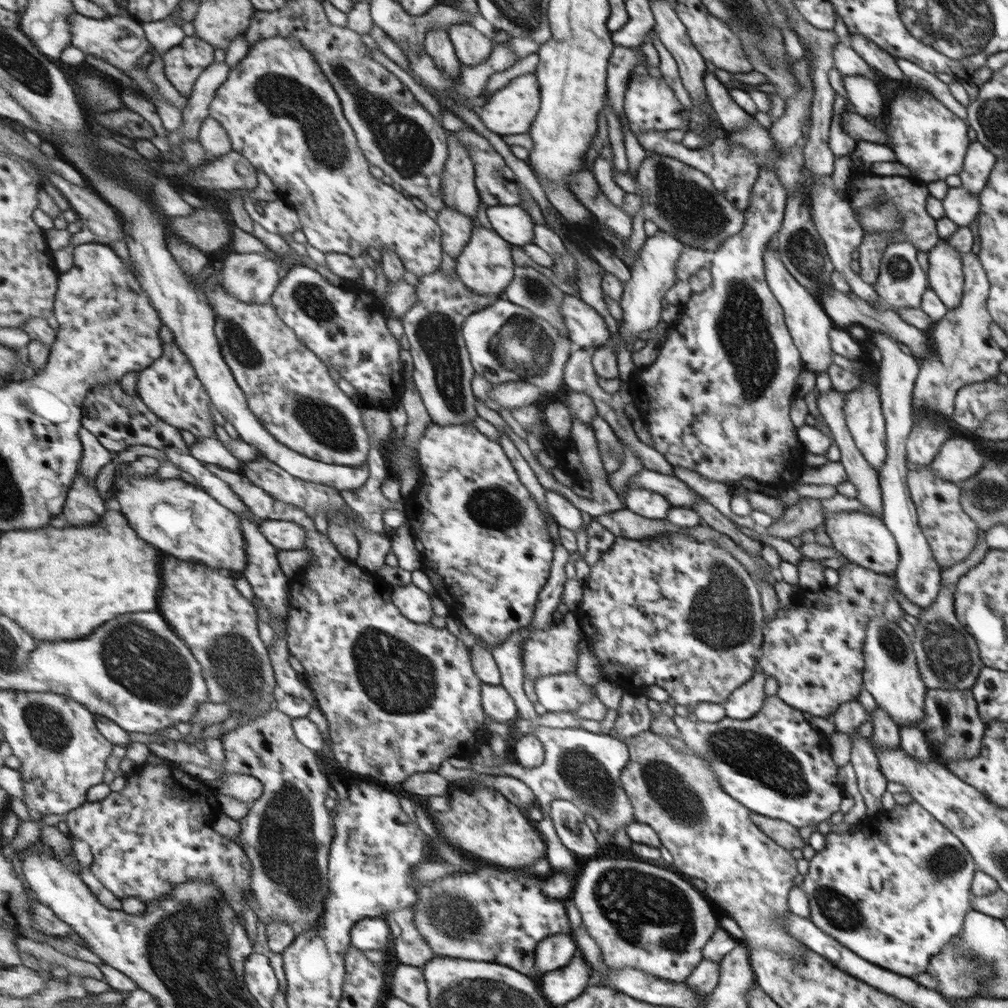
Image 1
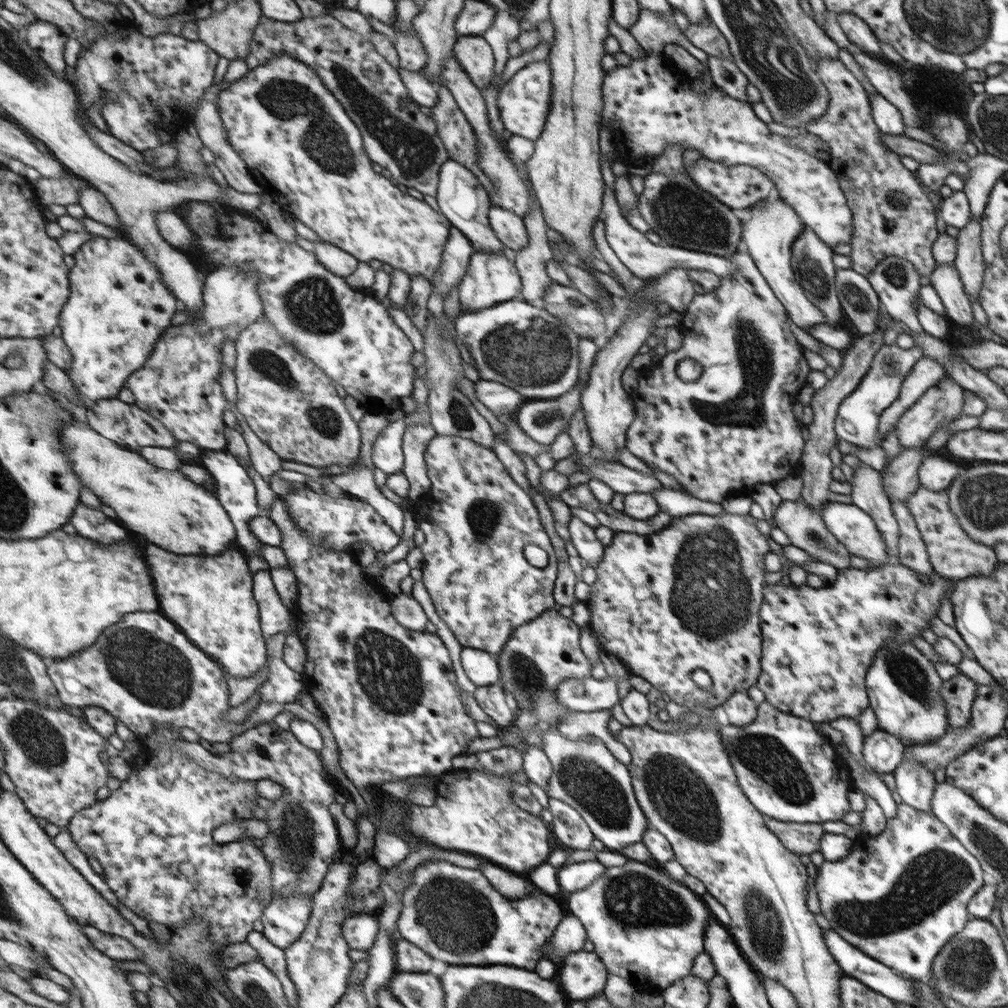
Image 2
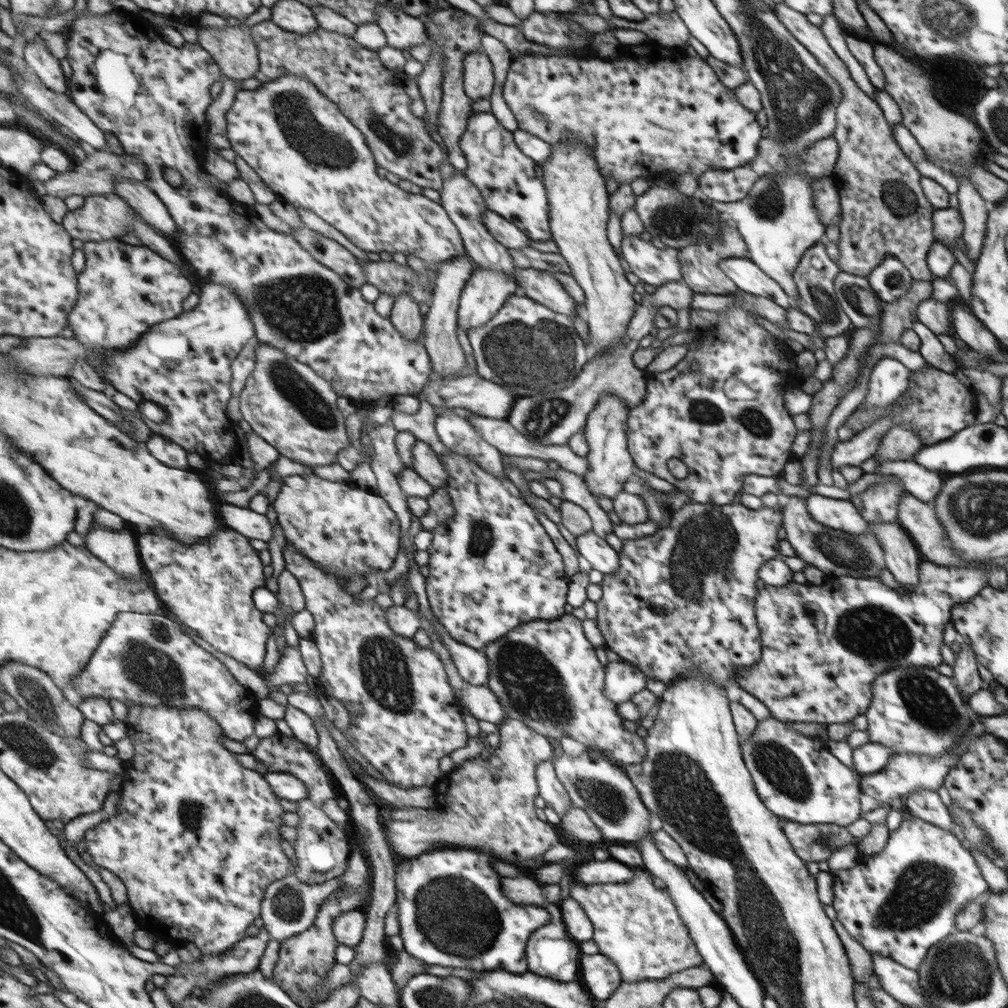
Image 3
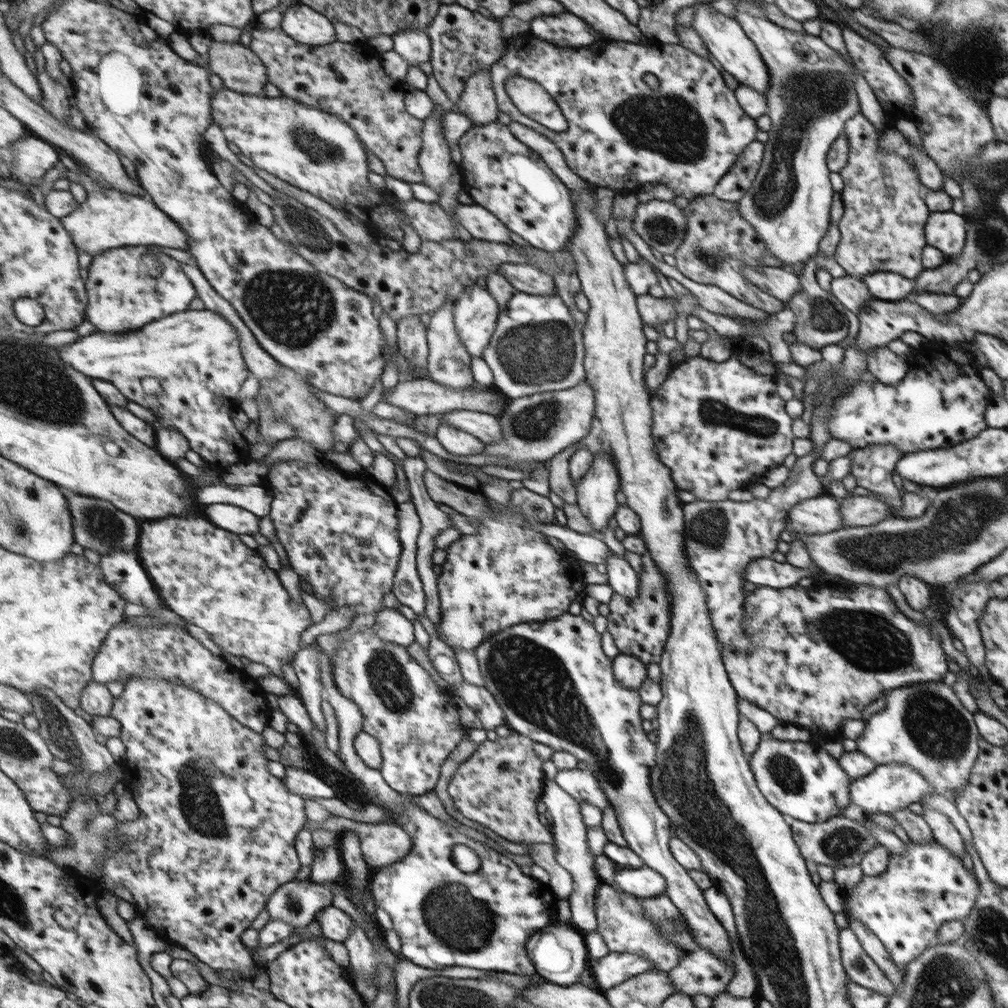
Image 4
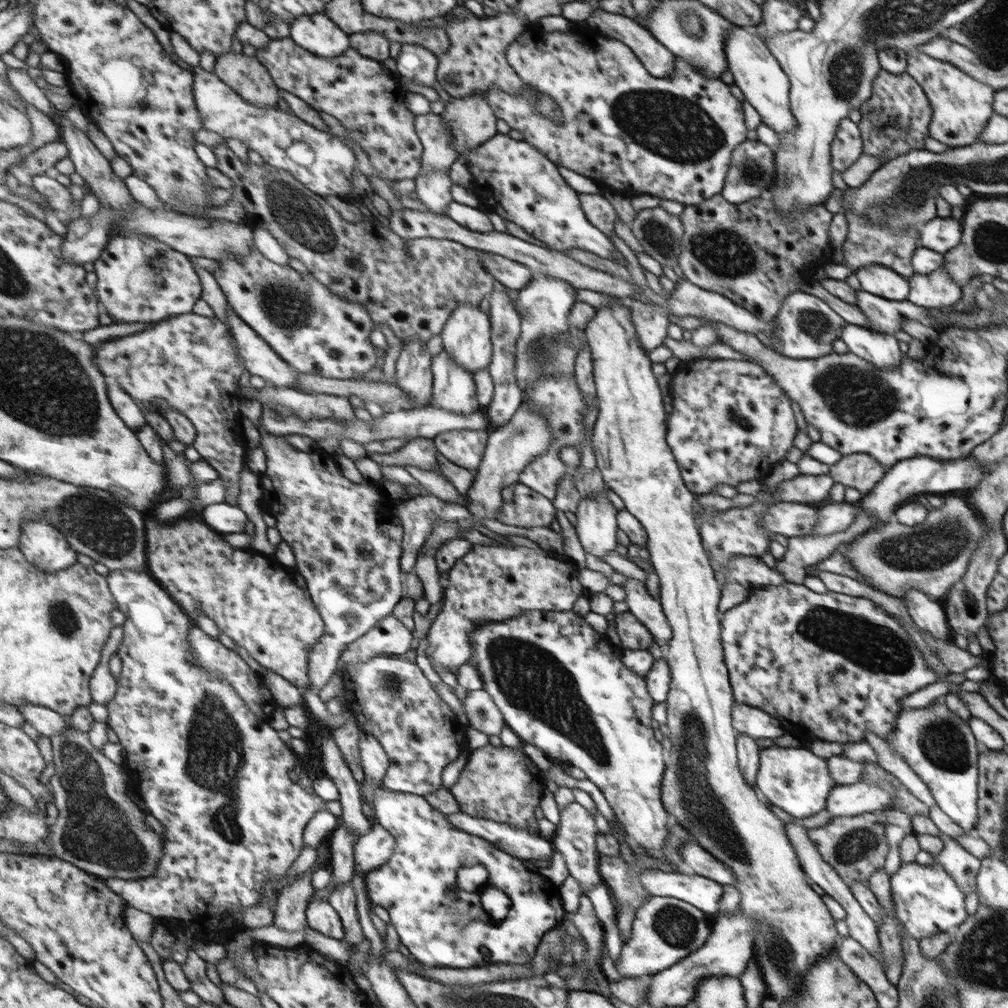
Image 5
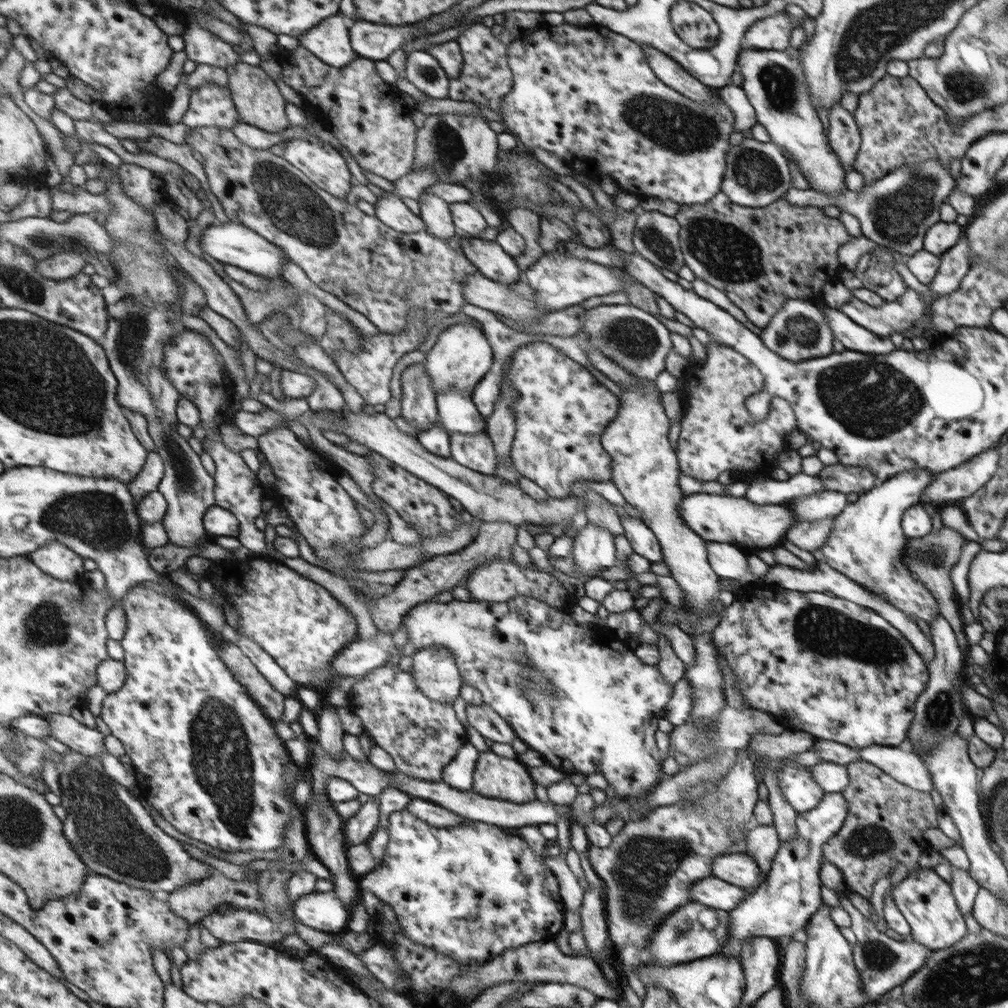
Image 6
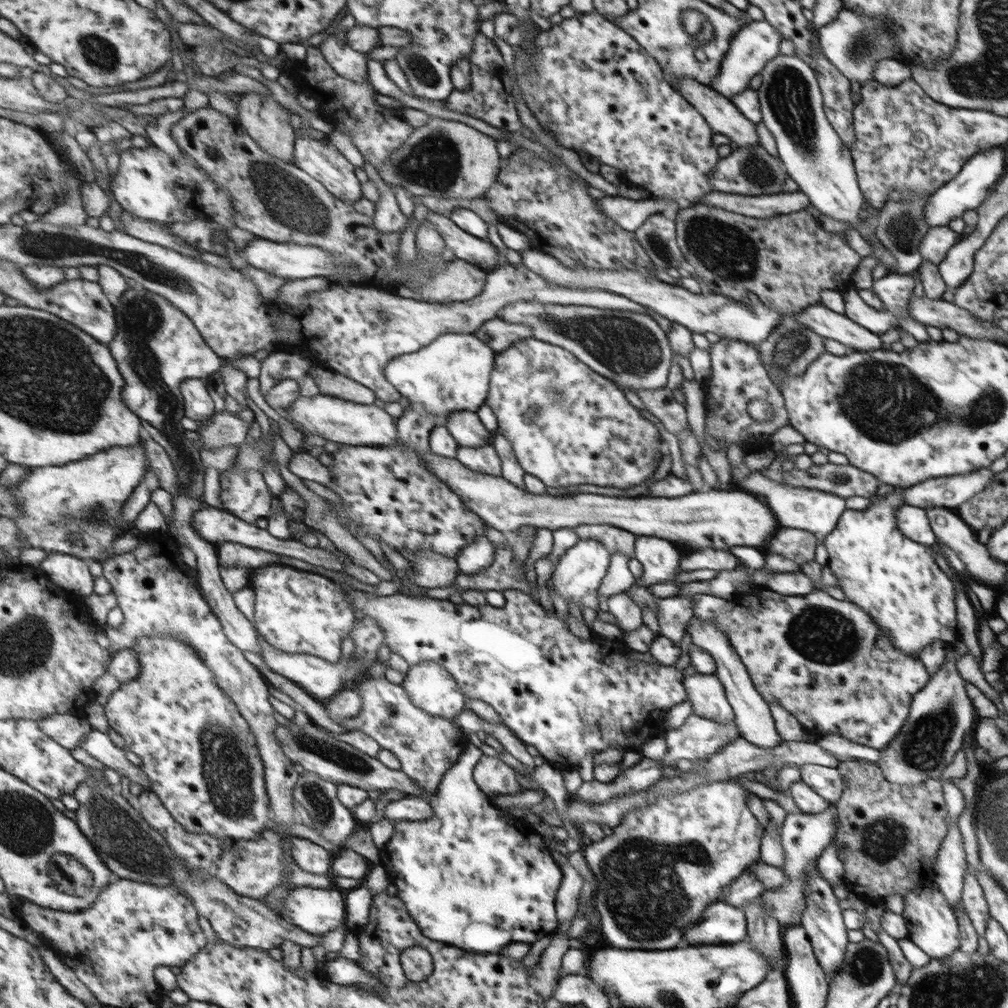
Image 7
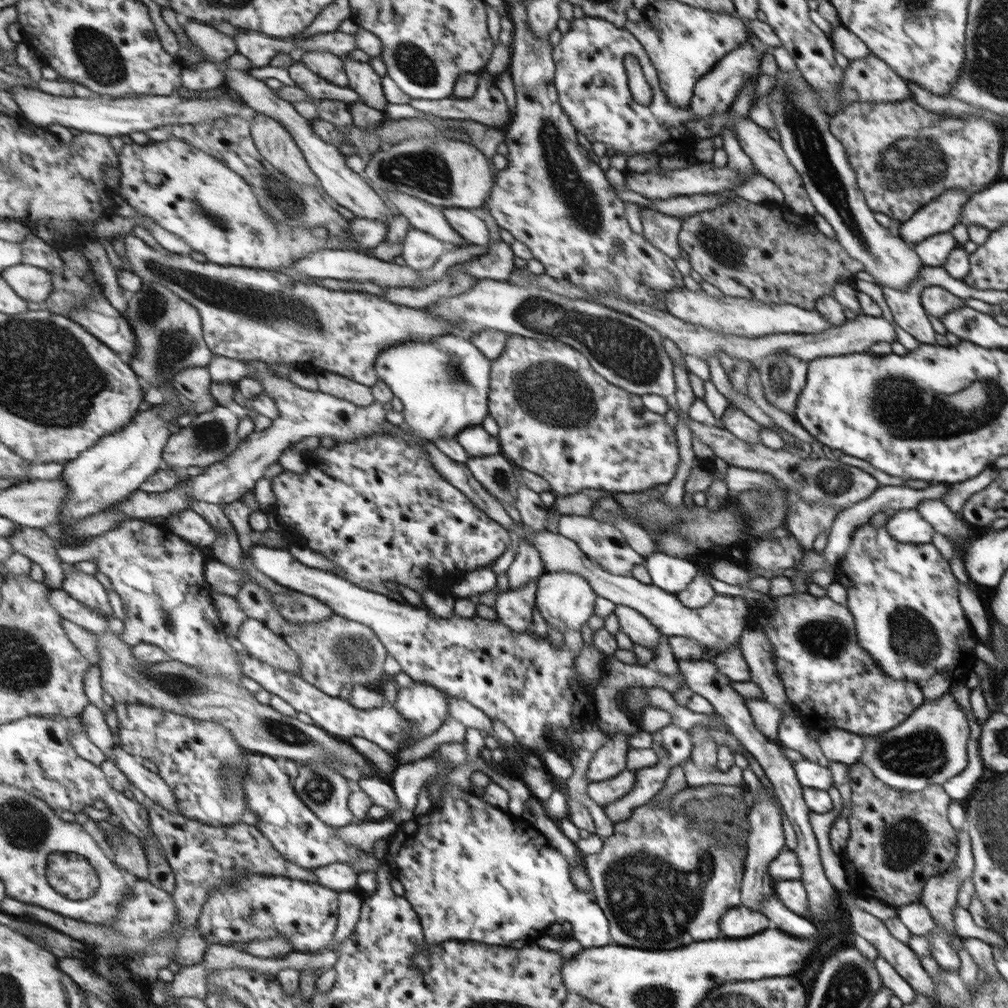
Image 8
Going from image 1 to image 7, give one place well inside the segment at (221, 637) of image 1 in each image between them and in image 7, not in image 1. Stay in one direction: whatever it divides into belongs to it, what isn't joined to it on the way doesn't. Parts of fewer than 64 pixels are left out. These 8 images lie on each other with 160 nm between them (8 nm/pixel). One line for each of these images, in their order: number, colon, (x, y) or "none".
2: (211, 598)
3: (210, 585)
4: (207, 575)
5: (251, 597)
6: (297, 621)
7: (302, 613)

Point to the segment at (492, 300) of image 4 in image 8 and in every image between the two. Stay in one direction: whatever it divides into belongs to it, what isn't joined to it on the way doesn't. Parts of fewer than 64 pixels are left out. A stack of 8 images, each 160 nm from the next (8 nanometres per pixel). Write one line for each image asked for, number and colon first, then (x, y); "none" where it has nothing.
5: (467, 337)
6: (462, 355)
7: (454, 373)
8: (444, 384)

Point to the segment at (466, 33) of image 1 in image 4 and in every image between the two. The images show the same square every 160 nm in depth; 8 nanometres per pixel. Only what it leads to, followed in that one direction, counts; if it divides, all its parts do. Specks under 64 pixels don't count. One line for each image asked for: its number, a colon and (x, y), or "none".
2: (474, 52)
3: (479, 81)
4: (479, 102)

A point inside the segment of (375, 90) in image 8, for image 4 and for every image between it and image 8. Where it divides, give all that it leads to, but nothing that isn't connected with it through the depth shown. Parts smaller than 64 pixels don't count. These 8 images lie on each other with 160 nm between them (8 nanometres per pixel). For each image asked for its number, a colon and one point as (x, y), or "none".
4: (301, 22)
5: (318, 33)
6: (330, 41)
7: (350, 63)

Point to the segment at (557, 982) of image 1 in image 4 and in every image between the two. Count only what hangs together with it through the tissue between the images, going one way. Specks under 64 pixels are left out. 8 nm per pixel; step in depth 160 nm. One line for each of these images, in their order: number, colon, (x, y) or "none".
2: (581, 975)
3: (596, 972)
4: (614, 968)

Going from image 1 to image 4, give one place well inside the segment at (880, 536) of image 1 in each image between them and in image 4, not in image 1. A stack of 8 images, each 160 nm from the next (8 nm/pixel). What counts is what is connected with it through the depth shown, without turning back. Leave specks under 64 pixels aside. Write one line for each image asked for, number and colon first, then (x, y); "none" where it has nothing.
2: (852, 527)
3: (837, 514)
4: (818, 515)

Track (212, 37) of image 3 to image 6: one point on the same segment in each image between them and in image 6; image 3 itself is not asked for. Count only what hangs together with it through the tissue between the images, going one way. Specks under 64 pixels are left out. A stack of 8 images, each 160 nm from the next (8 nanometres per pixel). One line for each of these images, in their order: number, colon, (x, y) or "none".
4: (241, 70)
5: (248, 76)
6: (258, 101)

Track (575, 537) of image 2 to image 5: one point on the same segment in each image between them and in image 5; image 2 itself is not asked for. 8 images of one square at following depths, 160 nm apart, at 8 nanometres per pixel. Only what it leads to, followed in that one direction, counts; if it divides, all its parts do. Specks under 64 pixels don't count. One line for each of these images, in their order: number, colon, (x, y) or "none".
3: (595, 550)
4: (622, 579)
5: (647, 610)

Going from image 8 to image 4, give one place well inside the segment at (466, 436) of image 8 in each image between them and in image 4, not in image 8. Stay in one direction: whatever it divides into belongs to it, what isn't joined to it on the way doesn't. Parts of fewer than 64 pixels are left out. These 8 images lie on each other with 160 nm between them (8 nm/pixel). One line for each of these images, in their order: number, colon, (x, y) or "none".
4: (449, 362)
5: (454, 388)
6: (458, 414)
7: (469, 431)

